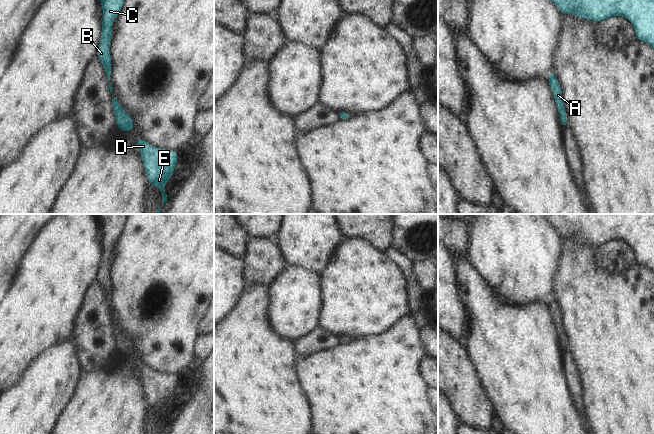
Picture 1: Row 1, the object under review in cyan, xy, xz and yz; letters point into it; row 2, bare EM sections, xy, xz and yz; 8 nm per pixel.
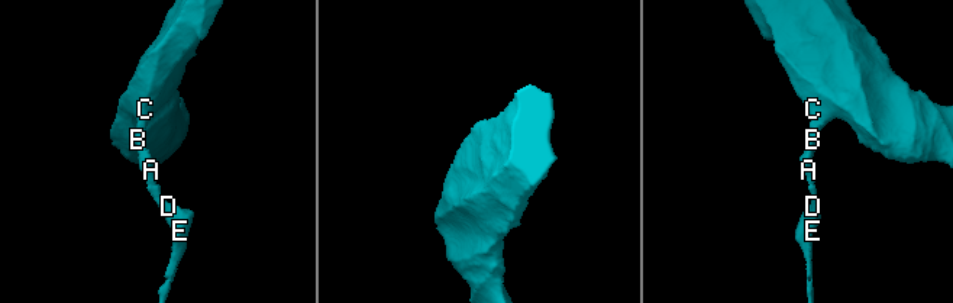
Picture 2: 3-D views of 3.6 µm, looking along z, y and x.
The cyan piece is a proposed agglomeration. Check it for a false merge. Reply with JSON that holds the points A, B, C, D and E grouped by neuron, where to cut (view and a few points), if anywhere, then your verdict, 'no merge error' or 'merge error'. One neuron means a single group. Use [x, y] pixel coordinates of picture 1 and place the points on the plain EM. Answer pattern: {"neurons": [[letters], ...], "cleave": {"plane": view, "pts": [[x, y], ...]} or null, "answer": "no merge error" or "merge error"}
{"neurons": [["A", "B", "C", "D", "E"]], "cleave": null, "answer": "no merge error"}

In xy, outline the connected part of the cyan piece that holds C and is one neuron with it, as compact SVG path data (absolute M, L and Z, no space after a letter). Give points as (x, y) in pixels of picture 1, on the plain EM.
M97 214L103 233L101 265L97 273L97 282L105 293L111 316L113 312L110 306L111 277L109 270L112 261L112 248L121 235L127 215L128 214Z

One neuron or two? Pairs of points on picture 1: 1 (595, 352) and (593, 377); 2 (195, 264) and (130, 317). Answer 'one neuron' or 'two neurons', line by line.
1: one neuron
2: one neuron

